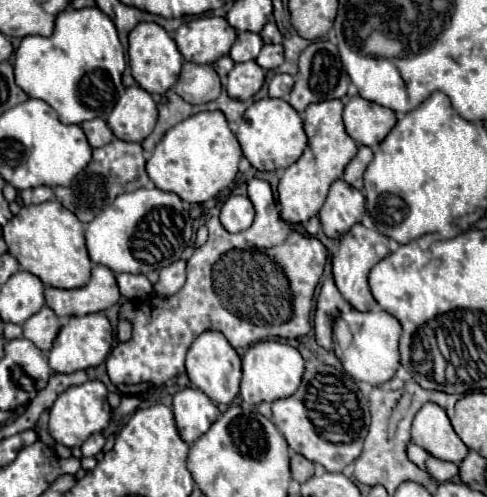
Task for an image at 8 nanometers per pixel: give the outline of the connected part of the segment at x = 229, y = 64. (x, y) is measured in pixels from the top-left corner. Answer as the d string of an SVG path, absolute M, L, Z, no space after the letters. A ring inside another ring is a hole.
M225 55L225 57L221 57L221 59L217 59L215 63L213 63L213 67L215 67L215 71L219 73L219 77L225 81L227 79L227 73L233 69L233 59L229 57L229 55Z

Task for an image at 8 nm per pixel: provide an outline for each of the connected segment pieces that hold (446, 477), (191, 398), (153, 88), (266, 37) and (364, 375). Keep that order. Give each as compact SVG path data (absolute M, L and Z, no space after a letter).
M435 457L427 459L427 471L437 479L437 481L451 481L453 477L459 477L459 465L439 461Z
M185 387L173 395L173 415L179 429L179 437L191 445L201 437L209 425L219 417L217 405L199 389Z
M139 23L131 33L129 33L129 67L131 75L137 81L137 85L151 95L165 95L169 89L179 79L183 57L175 45L175 41L167 35L163 27L157 23Z
M269 21L259 35L261 35L261 39L265 43L281 43L281 39L283 39L281 33L279 33L279 29L277 29L277 25L275 25L275 21Z
M351 309L347 313L341 313L333 322L333 351L343 363L343 369L355 381L365 381L375 387L387 383L395 375L395 369L399 367L399 349L397 349L399 335L401 325L387 311L359 313Z

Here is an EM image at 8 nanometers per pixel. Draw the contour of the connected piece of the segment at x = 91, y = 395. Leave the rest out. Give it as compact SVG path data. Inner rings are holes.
M85 381L83 385L69 387L57 397L57 401L49 411L47 429L57 443L67 447L81 447L89 435L103 431L109 425L109 419L111 419L111 407L107 403L105 385L101 381Z

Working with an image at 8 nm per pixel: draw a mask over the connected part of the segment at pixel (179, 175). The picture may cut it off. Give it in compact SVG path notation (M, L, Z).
M203 111L171 127L147 159L147 175L161 191L173 191L187 203L205 203L229 187L239 171L241 147L221 111Z

